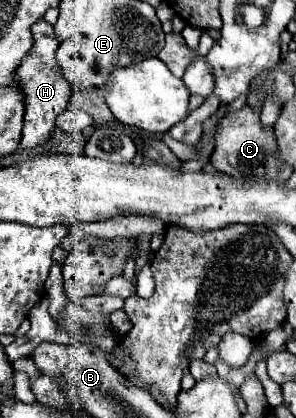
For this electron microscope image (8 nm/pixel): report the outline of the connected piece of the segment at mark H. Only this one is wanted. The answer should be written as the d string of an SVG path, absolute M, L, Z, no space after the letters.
M41 19L31 27L31 31L33 31L35 45L33 45L29 57L25 57L23 65L17 71L17 85L23 89L21 93L25 93L23 133L21 133L21 143L19 143L17 151L45 145L51 139L57 115L67 109L67 99L69 99L69 83L65 81L61 67L55 61L55 51L59 47L59 43L55 39L53 25L49 25L45 19Z

